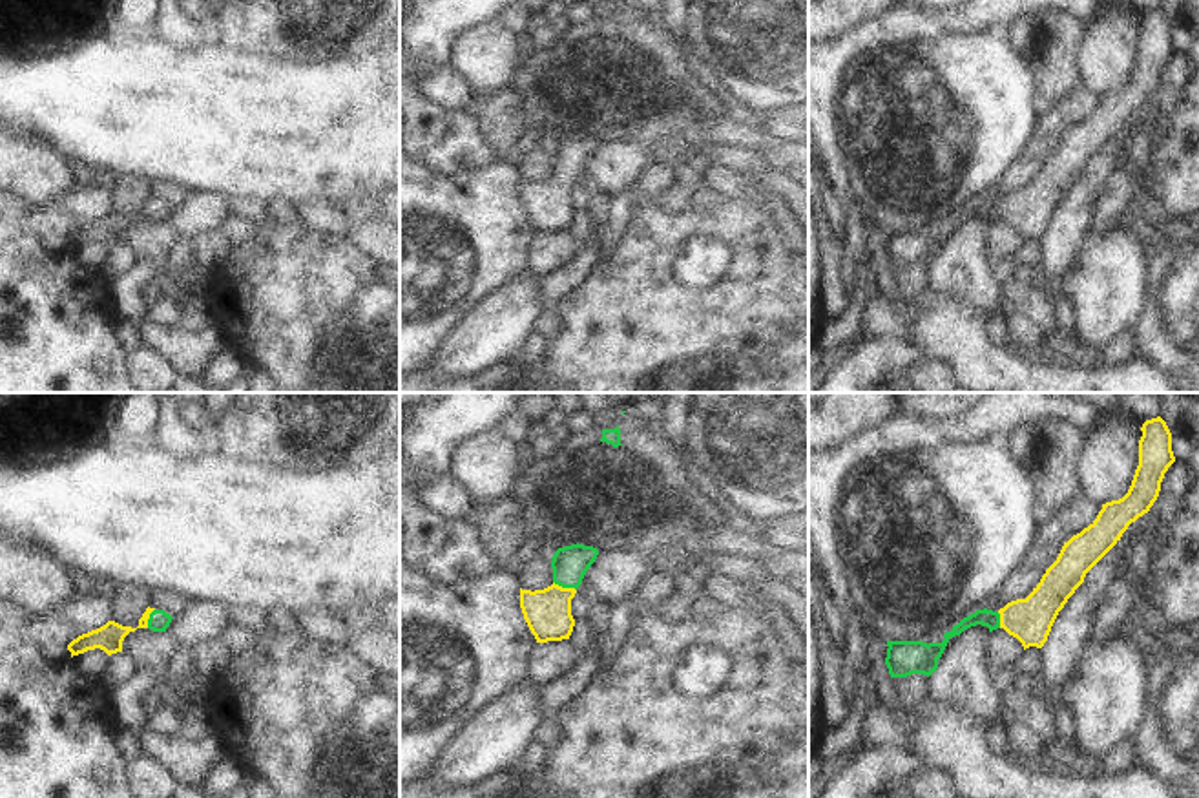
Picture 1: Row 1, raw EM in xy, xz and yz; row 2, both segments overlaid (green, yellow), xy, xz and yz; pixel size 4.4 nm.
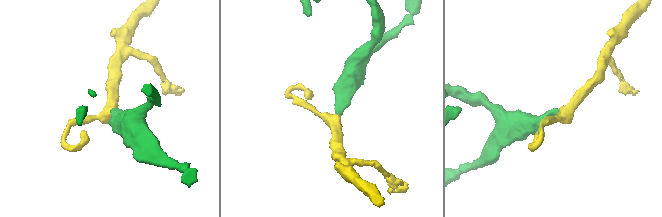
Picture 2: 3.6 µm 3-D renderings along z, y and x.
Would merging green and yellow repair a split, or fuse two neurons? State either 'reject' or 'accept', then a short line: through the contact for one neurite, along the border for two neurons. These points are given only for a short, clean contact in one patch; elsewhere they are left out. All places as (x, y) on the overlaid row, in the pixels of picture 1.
accept; line xz (570, 563), (564, 587), (548, 612)

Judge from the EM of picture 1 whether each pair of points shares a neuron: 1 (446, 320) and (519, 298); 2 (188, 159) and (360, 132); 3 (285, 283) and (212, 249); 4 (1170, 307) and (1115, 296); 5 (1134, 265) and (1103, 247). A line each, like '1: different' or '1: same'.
1: different
2: same
3: different
4: different
5: same

